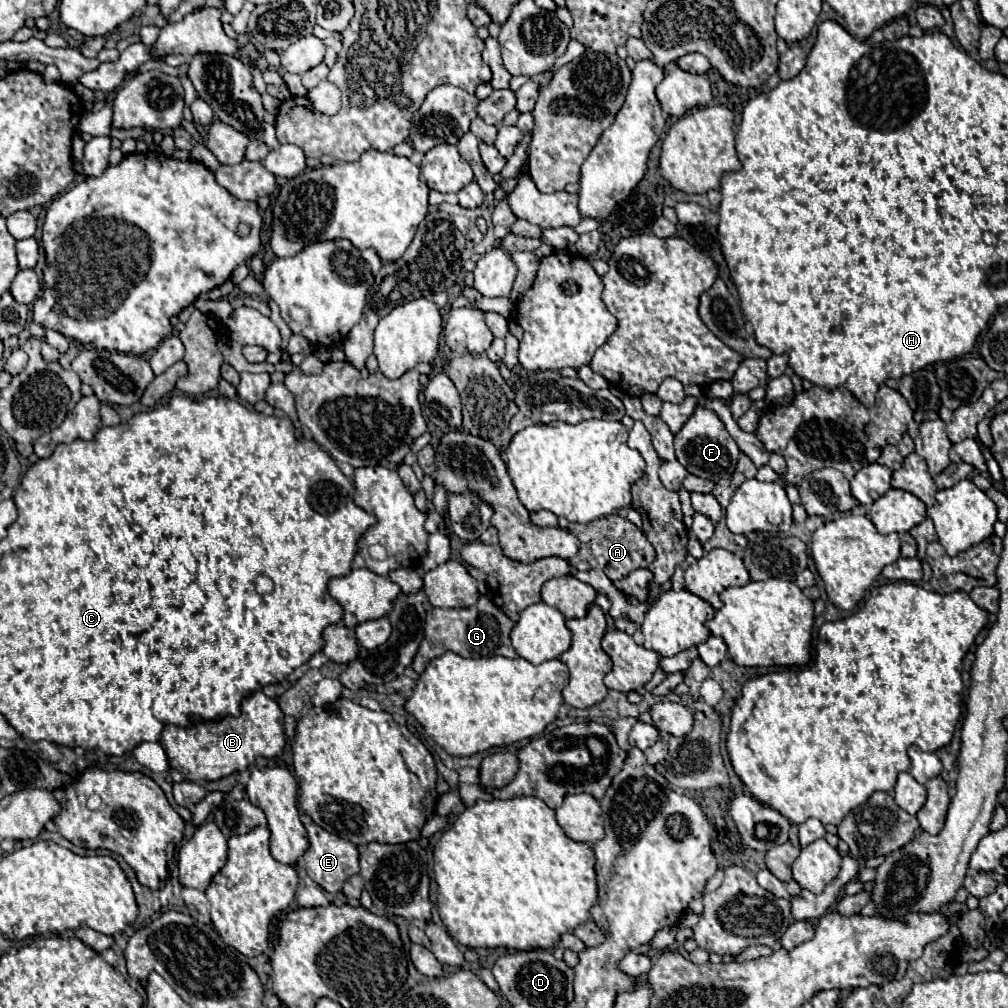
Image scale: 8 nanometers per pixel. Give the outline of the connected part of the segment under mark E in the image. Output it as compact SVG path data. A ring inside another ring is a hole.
M304 815L304 825L306 825L306 831L308 831L308 837L310 837L310 847L308 851L304 853L304 861L306 861L306 873L310 875L310 879L314 879L322 889L326 889L328 893L338 893L344 885L344 881L350 877L350 875L356 875L360 869L358 869L358 849L356 845L352 845L350 841L338 837L338 835L332 835L328 831L324 831L320 825L316 825L310 817Z

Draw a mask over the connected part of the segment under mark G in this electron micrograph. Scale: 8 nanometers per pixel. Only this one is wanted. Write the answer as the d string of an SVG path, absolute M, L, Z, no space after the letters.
M482 597L486 603L472 605L468 609L428 609L426 627L424 627L424 639L420 643L420 649L414 659L414 667L418 663L426 665L428 661L440 657L444 651L454 651L462 657L516 657L516 651L510 643L510 631L514 627L514 621L508 619L492 601Z

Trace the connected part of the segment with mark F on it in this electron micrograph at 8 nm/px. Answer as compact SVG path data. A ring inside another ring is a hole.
M698 405L694 409L692 417L684 423L684 427L674 435L674 449L676 449L676 457L678 457L680 465L688 473L708 479L712 483L730 481L732 473L736 469L736 463L738 463L738 455L740 455L736 441L730 437L724 423L720 421L720 417L704 405Z

